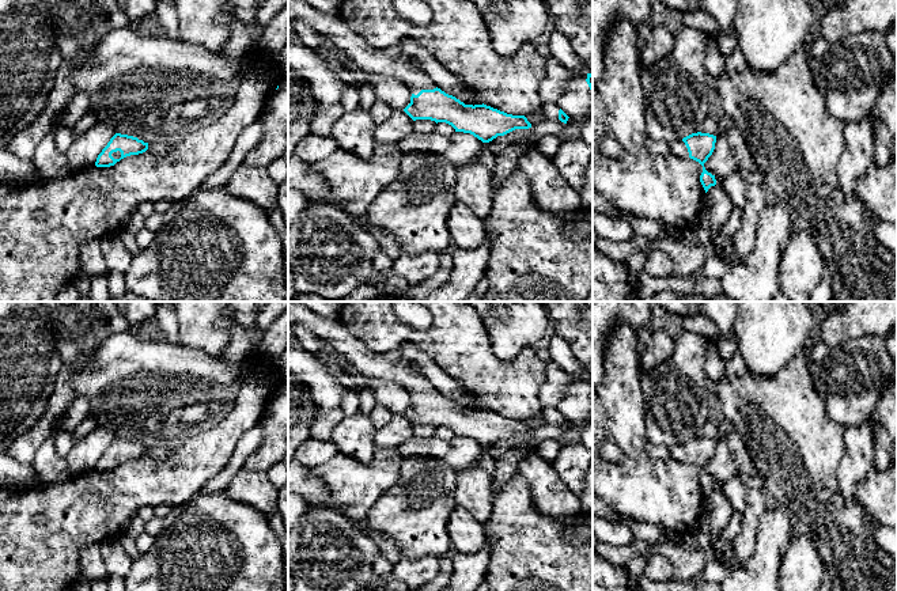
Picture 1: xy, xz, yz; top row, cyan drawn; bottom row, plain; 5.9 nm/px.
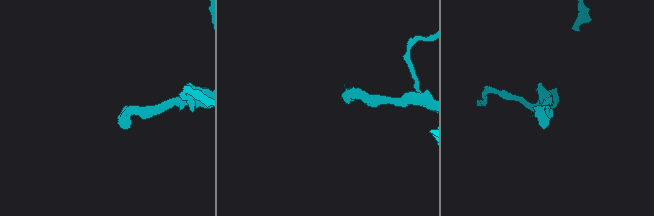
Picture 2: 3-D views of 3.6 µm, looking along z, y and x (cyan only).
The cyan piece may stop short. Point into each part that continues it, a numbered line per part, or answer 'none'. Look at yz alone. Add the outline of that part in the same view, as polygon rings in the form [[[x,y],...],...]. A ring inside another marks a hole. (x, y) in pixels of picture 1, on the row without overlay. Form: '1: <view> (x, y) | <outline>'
1: yz (677, 453) | [[[675,442],[671,443],[670,459],[674,459],[681,463],[689,462],[688,452],[685,447],[682,446],[682,443],[675,443]]]

